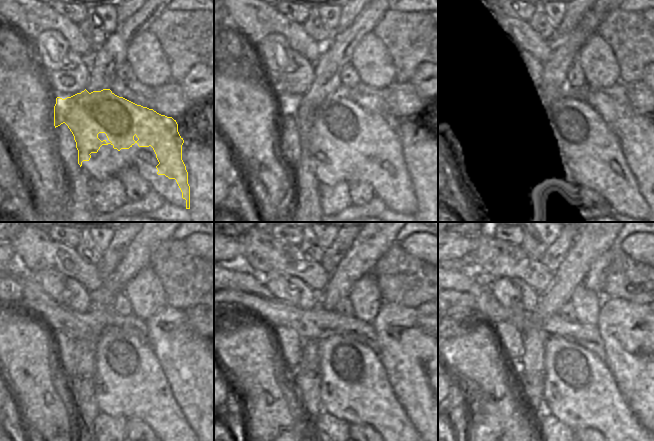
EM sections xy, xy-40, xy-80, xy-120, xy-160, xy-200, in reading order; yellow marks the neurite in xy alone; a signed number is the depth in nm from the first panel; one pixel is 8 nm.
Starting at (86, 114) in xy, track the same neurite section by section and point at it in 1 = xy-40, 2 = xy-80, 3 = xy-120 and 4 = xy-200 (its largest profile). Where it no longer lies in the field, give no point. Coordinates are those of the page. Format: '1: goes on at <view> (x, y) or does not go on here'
1: goes on at xy-40 (348, 120)
2: goes on at xy-80 (576, 118)
3: goes on at xy-120 (125, 345)
4: goes on at xy-200 (574, 352)

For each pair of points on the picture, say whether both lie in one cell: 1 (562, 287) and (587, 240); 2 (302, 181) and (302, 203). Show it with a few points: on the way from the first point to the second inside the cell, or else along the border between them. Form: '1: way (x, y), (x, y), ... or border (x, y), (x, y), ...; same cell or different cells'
1: way (569, 275), (583, 252); same cell
2: way (302, 186), (302, 198); same cell

